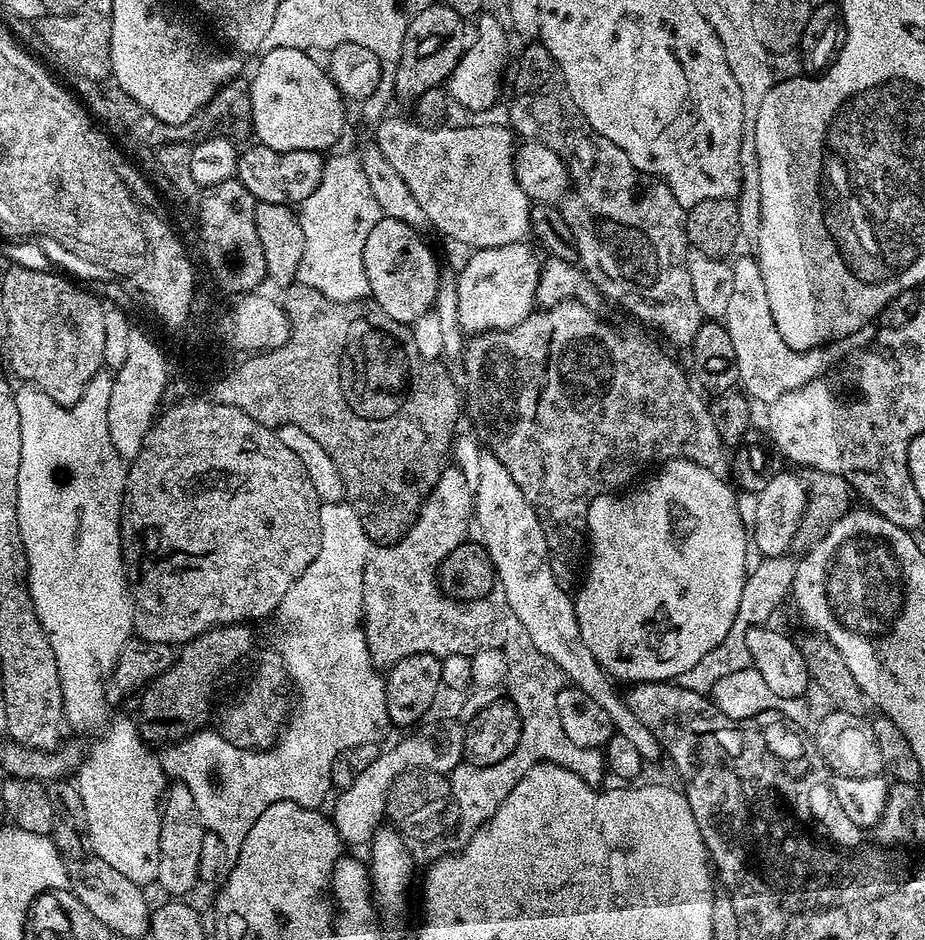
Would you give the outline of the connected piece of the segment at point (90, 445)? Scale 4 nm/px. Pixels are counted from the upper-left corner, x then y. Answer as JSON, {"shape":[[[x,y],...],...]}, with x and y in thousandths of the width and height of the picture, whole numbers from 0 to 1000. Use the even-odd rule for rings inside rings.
{"shape":[[[109,394],[93,411],[89,423],[82,430],[72,432],[58,428],[54,419],[34,411],[22,411],[16,414],[19,428],[19,445],[24,449],[24,496],[19,496],[19,560],[24,564],[24,577],[28,581],[30,595],[30,631],[35,634],[41,662],[58,691],[63,704],[63,721],[67,730],[69,744],[69,764],[75,776],[82,779],[95,779],[104,774],[117,762],[119,750],[115,744],[115,729],[121,718],[123,709],[130,699],[132,687],[144,676],[143,639],[138,633],[138,618],[134,611],[134,590],[130,584],[130,539],[134,533],[134,509],[136,490],[123,479],[119,470],[119,453],[115,449],[115,436],[119,432],[121,400]]]}

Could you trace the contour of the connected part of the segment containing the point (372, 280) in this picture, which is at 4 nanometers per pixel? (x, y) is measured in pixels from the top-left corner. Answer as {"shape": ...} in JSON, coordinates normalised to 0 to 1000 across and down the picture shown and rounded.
{"shape":[[[412,232],[400,245],[391,266],[401,318],[422,339],[438,347],[472,322],[471,277],[454,251],[455,248],[443,239]]]}

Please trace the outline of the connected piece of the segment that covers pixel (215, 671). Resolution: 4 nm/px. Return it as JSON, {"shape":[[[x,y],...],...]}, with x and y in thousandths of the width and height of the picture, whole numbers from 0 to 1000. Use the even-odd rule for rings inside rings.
{"shape":[[[267,663],[241,664],[223,670],[194,686],[185,709],[156,729],[151,740],[149,773],[156,790],[181,793],[194,788],[202,779],[216,774],[225,766],[225,735],[245,706],[259,702],[272,689],[272,672]]]}

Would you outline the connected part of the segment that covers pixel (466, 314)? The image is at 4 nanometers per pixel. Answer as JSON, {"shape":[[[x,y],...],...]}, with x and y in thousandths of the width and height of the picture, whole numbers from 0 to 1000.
{"shape":[[[562,256],[511,267],[503,282],[496,286],[494,300],[491,300],[493,339],[496,350],[506,352],[506,355],[518,355],[555,349],[560,343],[570,338],[578,322],[578,311],[585,286],[583,276],[577,274],[577,268],[570,260],[568,256]]]}

